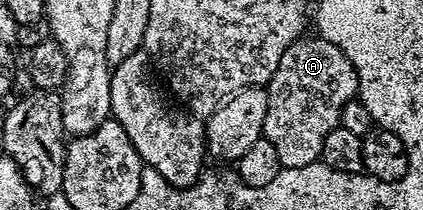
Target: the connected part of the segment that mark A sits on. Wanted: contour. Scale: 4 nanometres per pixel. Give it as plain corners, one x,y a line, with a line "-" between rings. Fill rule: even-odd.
319,35
301,36
299,41
290,43
282,55
282,63
278,63
278,71
267,83
268,102
266,103
266,119
264,120
263,137
274,147
278,155
281,169
290,167
306,167
317,164
321,160
323,144
327,135
340,127
340,116
343,114
344,105
350,103
358,93
360,84
358,75
346,59
346,55
334,43
330,43

